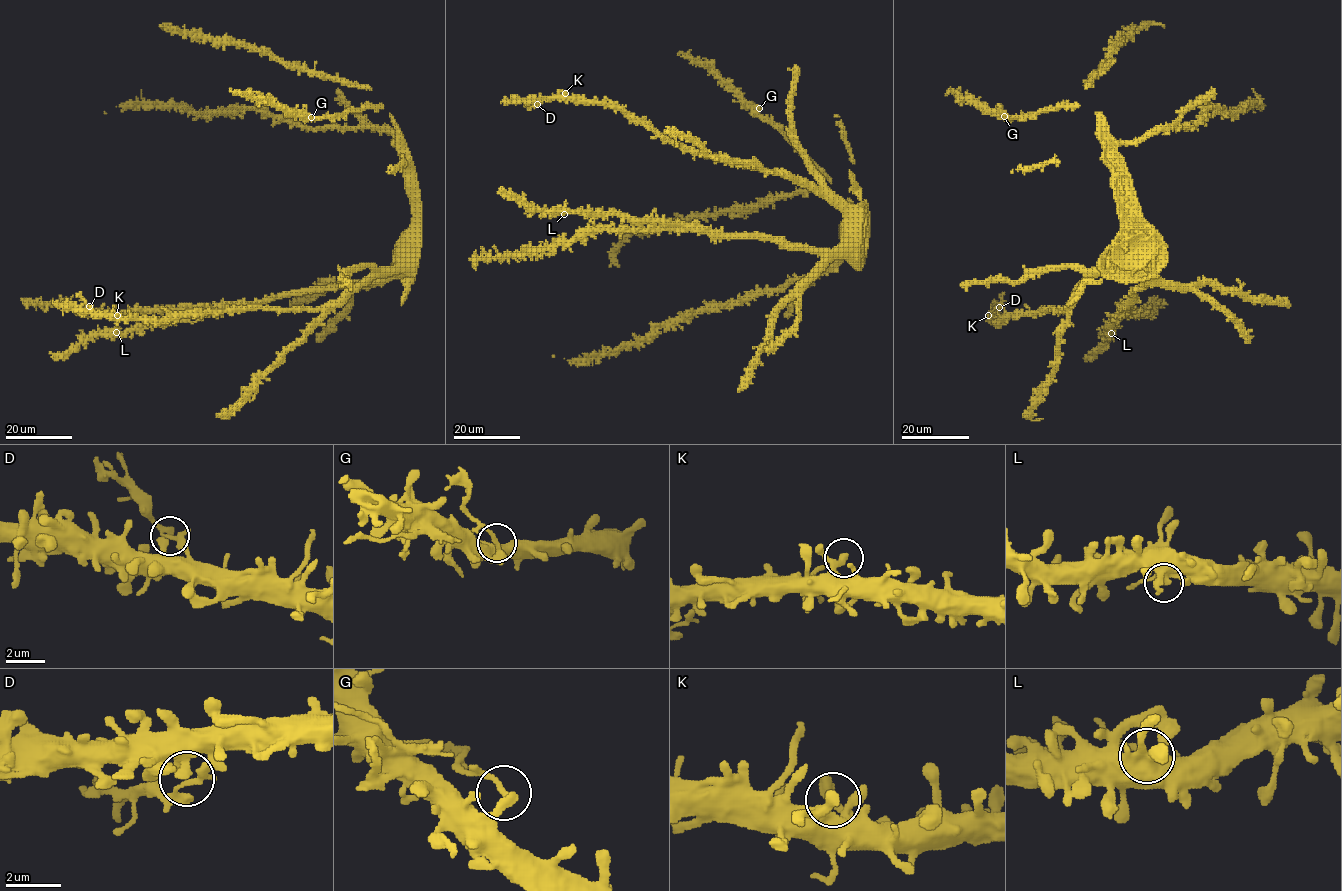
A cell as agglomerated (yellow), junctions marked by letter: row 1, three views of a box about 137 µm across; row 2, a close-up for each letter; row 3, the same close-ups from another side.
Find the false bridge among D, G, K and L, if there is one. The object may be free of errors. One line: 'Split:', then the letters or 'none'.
Split: G

